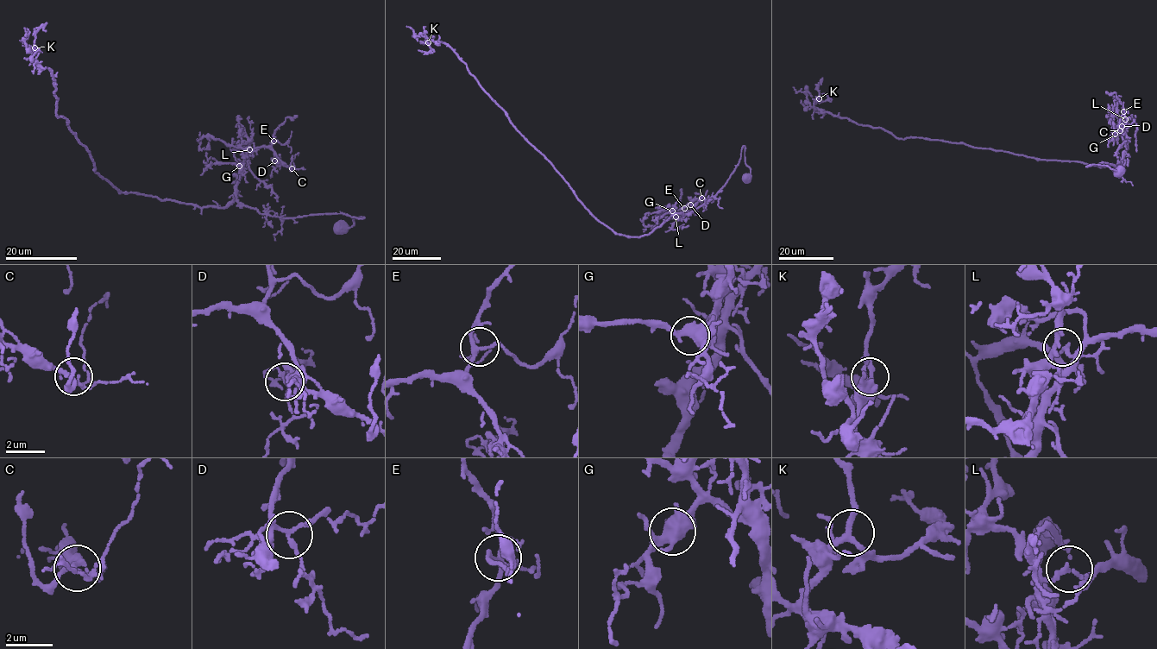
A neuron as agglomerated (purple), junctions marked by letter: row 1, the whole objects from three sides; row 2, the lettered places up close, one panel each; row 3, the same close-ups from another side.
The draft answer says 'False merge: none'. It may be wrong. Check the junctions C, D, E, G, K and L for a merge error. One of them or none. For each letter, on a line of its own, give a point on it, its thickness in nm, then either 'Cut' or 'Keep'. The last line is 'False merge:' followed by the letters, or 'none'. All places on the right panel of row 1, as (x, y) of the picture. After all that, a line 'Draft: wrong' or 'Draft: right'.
C: Place: (1120, 130). Thickness 170 nm. Keep
D: Place: (1122, 126). Thickness 130 nm. Keep
E: Place: (1123, 111). Thickness 190 nm. Keep
G: Place: (1115, 134). Thickness 440 nm. Keep
K: Place: (819, 98). Thickness 220 nm. Keep
L: Place: (1125, 119). Thickness 150 nm. Cut
False merge: L
Draft: wrong

